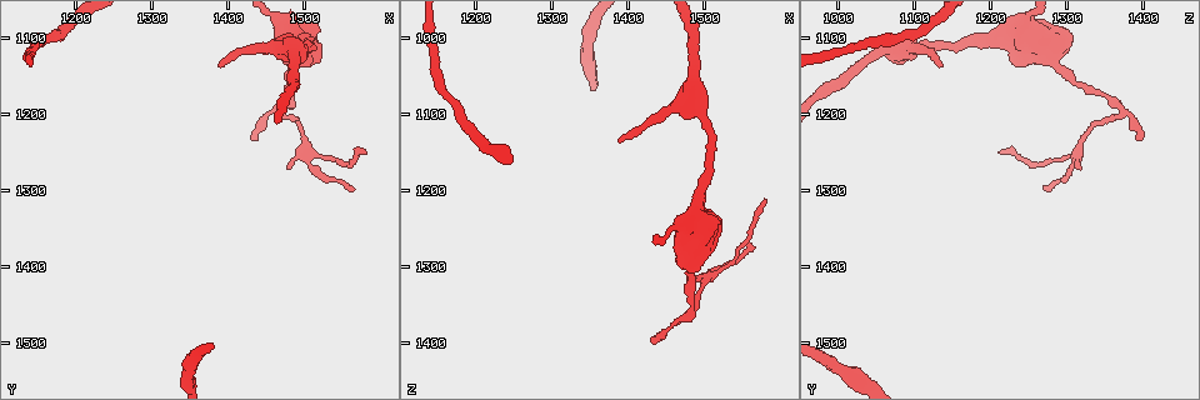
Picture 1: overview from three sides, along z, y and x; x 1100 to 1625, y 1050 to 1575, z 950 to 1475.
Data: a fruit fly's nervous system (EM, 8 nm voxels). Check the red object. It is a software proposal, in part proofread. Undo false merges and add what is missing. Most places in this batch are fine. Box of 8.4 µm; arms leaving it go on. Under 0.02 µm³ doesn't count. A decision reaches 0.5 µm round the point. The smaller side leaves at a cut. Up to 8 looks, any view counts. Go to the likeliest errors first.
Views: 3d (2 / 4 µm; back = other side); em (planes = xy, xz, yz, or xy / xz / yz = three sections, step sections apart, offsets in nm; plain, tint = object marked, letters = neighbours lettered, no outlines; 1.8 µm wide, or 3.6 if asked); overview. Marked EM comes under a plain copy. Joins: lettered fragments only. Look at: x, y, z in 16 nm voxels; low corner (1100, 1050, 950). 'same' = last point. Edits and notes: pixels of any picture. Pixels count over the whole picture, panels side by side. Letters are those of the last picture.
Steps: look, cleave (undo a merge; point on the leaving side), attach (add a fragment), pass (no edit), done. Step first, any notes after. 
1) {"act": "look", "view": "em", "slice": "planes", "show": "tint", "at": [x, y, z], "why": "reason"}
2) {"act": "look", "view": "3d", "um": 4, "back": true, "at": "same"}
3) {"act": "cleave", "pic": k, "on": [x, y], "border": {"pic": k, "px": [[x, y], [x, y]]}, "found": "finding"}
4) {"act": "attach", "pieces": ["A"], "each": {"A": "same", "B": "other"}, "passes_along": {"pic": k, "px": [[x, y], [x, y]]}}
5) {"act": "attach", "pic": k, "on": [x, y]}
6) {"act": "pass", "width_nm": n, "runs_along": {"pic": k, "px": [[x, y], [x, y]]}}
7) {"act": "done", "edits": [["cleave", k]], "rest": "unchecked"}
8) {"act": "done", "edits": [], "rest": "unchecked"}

{"act": "look", "view": "em", "slice": "xy", "step": 8, "show": "tint", "at": [1385, 1135, 1130], "why": "an open end"}

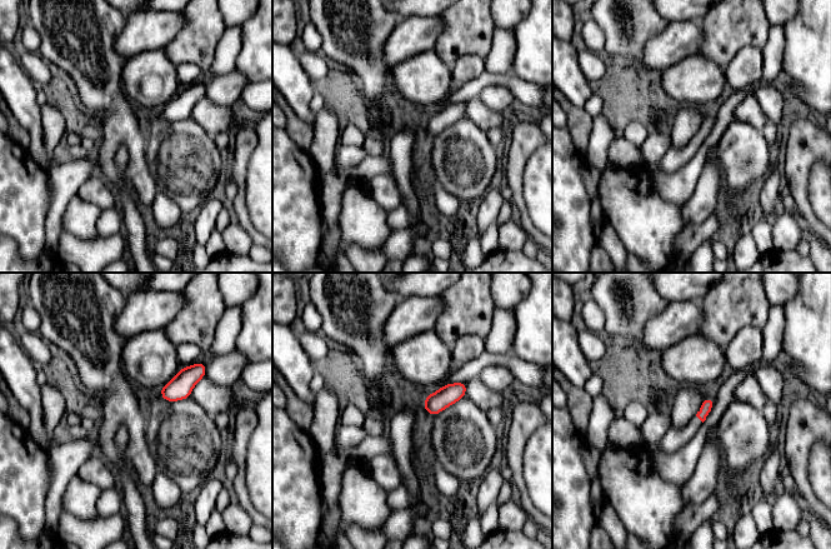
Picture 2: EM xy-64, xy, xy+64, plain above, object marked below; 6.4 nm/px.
{"act": "look", "view": "em", "slice": "planes", "show": "letters", "at": "same", "why": "another direction"}

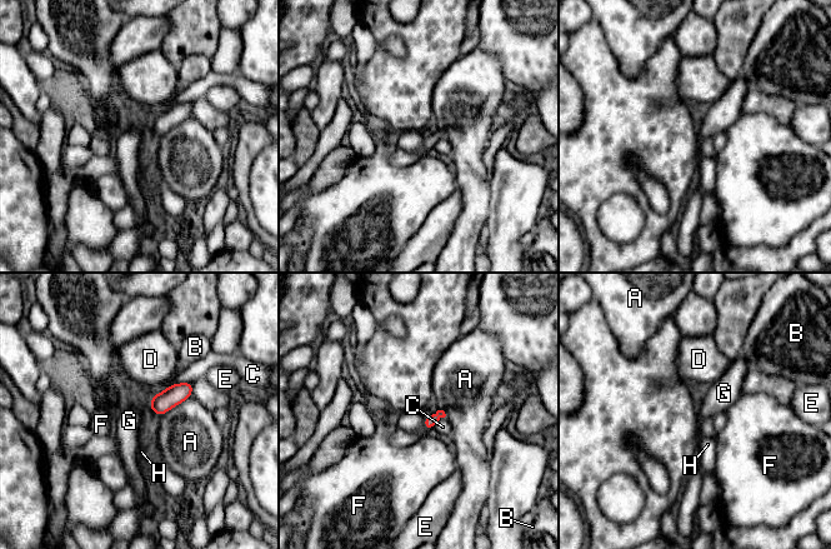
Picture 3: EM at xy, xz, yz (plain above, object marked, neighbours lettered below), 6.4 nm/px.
{"act": "pass", "each": {"A": "other", "B": "other", "C": "other", "D": "other", "E": "other", "F": "other", "G": "other", "H": "other"}, "found": "none of them fits"}

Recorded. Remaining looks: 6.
{"act": "look", "view": "em", "slice": "xz", "step": 16, "show": "letters", "at": [1480, 1265, 1315], "why": "thin end"}

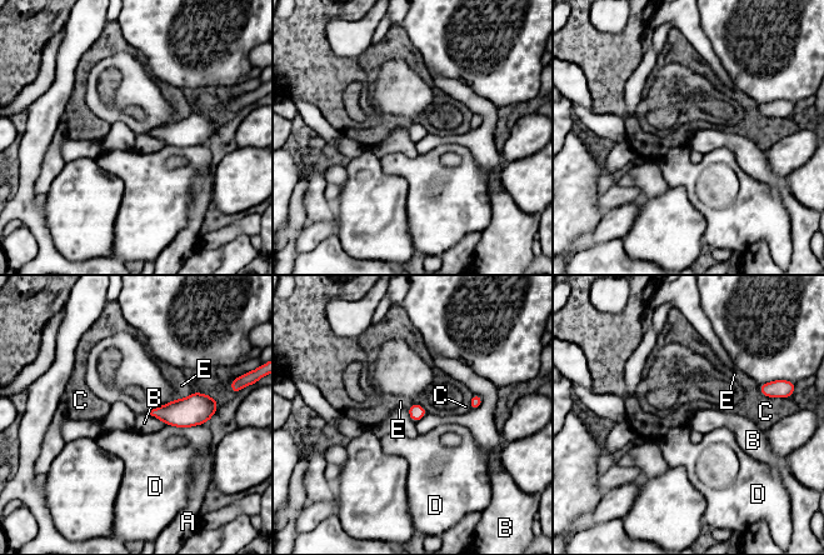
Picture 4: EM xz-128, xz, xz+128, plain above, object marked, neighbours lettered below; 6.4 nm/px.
{"act": "look", "view": "em", "slice": "xy", "step": 8, "show": "letters", "at": "same", "why": "another direction"}

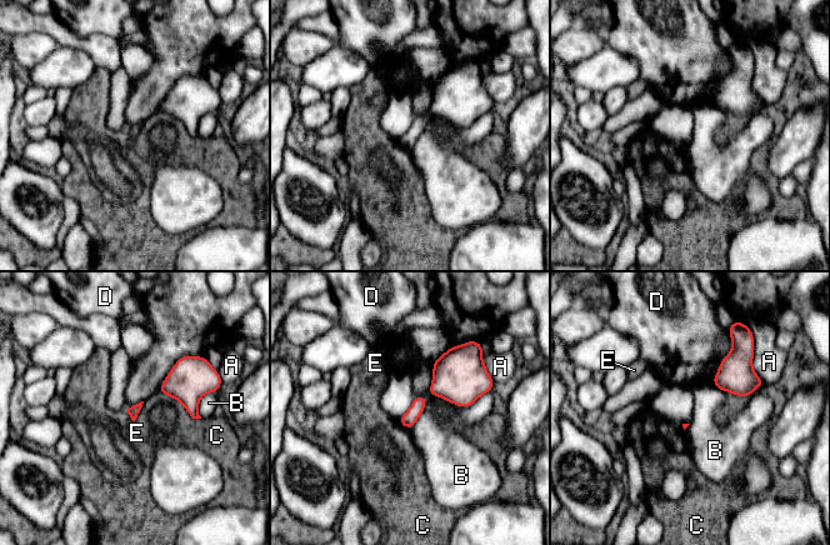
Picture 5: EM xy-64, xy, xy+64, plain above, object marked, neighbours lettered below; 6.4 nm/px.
{"act": "pass", "each": {"A": "other", "B": "other", "C": "other", "D": "other", "E": "other"}, "border": {"pic": 5, "px": [[431, 364], [429, 393], [445, 400]]}, "found": "no lettered fragment goes on from it"}

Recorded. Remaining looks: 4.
{"act": "look", "view": "em", "slice": "xy", "step": 8, "show": "tint", "at": [1580, 1250, 1215], "why": "branch stops here"}

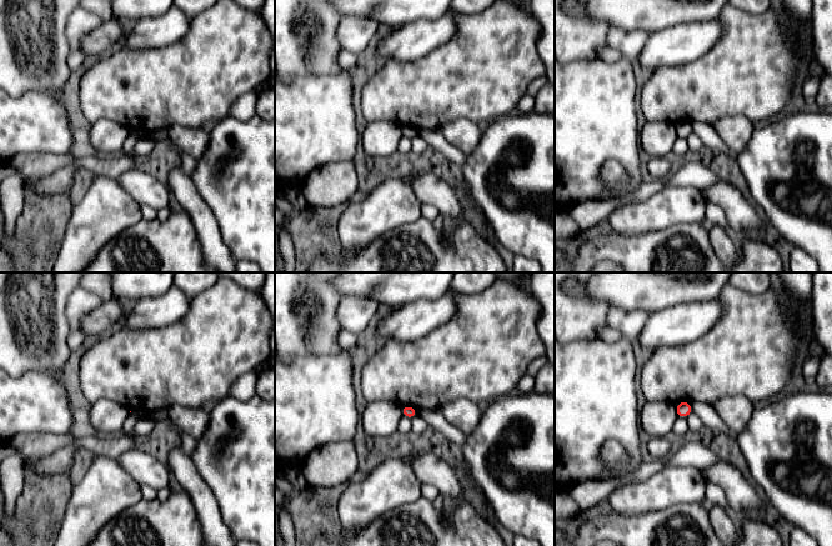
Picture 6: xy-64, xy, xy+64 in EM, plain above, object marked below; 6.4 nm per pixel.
{"act": "look", "view": "em", "slice": "planes", "show": "letters", "at": "same", "why": "another direction"}

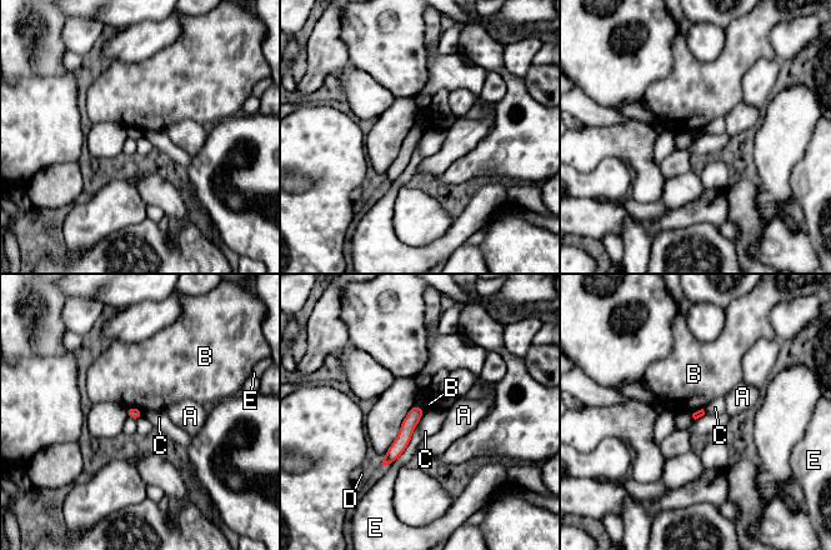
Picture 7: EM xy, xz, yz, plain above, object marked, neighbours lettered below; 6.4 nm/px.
{"act": "pass", "each": {"A": "other", "B": "other", "C": "other", "D": "other", "E": "other"}, "found": "none of them fits"}

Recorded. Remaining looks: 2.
{"act": "done", "edits": [], "rest": "unchecked"}

